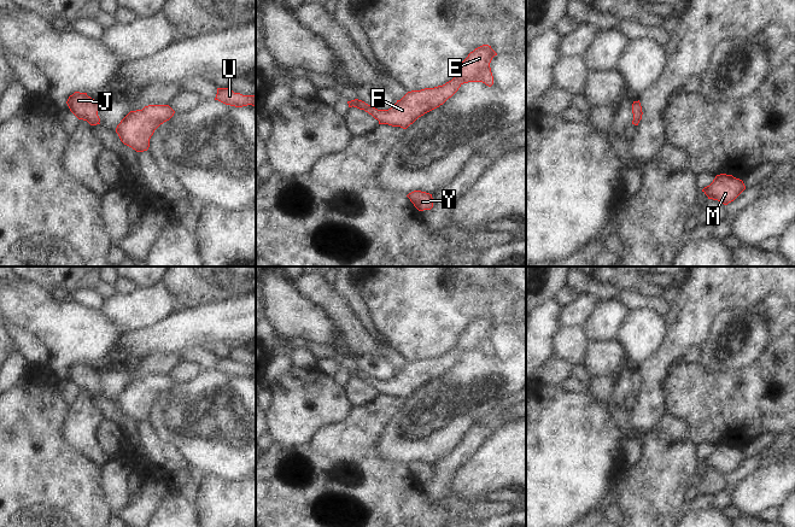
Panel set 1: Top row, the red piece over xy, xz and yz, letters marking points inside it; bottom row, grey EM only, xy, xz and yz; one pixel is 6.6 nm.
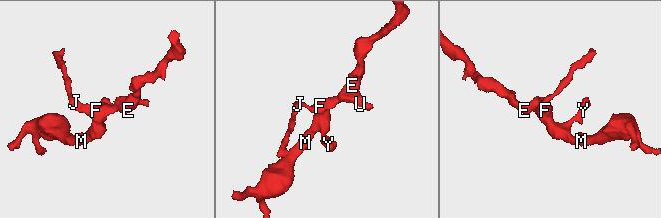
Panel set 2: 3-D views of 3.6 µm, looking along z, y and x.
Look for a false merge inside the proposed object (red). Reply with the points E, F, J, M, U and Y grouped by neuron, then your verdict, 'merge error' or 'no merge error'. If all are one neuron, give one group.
E F J M U Y; no merge error

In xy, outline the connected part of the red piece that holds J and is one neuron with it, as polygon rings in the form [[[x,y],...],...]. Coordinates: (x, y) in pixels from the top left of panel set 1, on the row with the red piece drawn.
[[[75,92],[66,101],[70,111],[78,118],[87,121],[90,125],[100,124],[98,111],[100,104],[87,95],[87,93]]]

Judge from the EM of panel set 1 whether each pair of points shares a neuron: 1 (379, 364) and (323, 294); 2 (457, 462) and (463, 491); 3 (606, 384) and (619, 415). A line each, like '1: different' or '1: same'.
1: different
2: different
3: same

